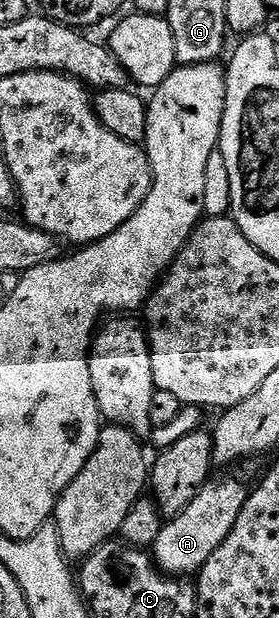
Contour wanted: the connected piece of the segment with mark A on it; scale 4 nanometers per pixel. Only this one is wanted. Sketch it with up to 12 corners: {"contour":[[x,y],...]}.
{"contour":[[207,482],[150,547],[169,576],[199,574],[250,493]]}

